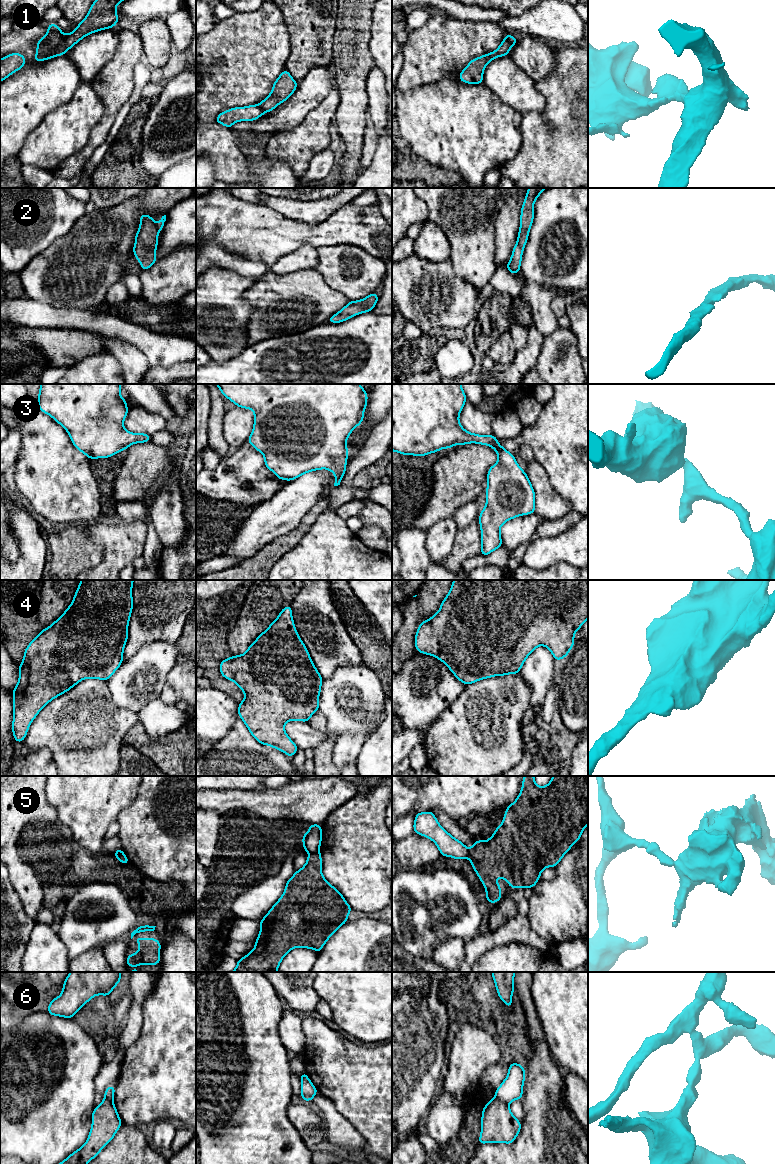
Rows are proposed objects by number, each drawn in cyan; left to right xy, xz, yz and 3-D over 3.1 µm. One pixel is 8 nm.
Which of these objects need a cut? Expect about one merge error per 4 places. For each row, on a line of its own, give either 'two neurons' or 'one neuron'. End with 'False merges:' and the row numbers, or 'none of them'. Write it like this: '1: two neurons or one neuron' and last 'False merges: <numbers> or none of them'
1: two neurons
2: one neuron
3: one neuron
4: one neuron
5: two neurons
6: two neurons
False merges: 1, 5, 6

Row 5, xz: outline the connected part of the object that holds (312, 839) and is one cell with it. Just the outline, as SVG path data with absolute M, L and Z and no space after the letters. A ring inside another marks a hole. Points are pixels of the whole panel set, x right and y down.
M319 824L309 825L309 830L306 834L303 833L303 849L309 854L320 851L322 841L322 828Z

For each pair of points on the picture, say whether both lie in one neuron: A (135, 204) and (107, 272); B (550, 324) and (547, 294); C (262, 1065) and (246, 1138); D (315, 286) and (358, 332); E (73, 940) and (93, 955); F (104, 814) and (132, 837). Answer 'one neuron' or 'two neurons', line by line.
A: one neuron
B: one neuron
C: one neuron
D: two neurons
E: two neurons
F: two neurons

